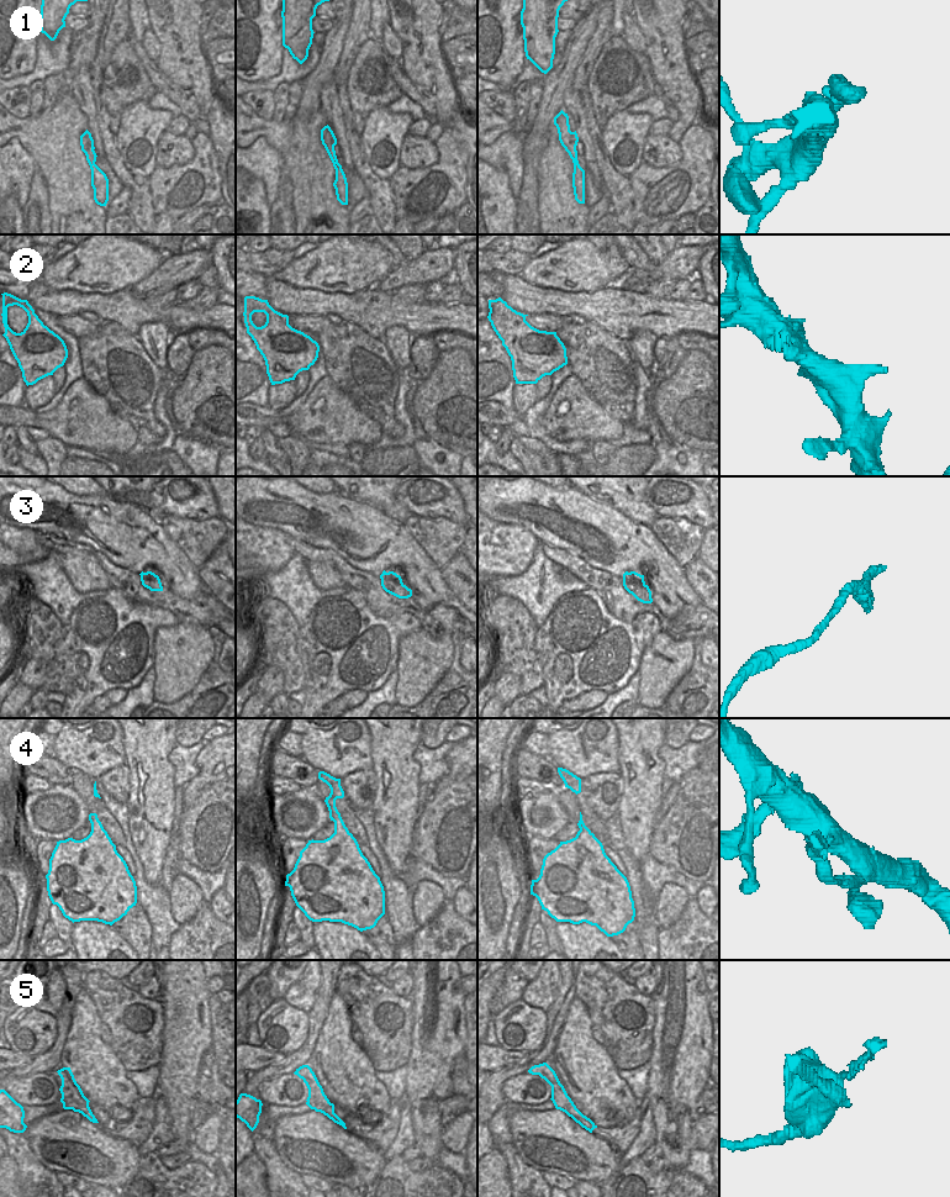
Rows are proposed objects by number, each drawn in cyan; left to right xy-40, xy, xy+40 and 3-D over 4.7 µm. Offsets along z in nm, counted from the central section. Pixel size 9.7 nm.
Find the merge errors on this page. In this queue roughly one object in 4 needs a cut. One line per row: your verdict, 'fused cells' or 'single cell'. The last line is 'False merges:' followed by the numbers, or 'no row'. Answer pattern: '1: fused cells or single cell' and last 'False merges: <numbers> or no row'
1: single cell
2: single cell
3: single cell
4: fused cells
5: fused cells
False merges: 4, 5

